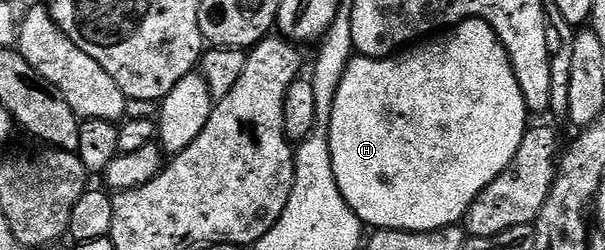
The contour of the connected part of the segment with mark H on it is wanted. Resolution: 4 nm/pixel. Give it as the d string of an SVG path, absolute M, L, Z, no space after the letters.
M468 18L458 26L450 26L438 33L432 40L422 41L404 51L405 62L393 62L392 57L363 58L354 57L347 72L343 76L343 84L339 84L339 92L335 96L335 104L331 112L331 128L329 143L335 168L335 180L339 184L339 192L343 192L343 200L360 216L366 227L378 230L438 230L444 226L456 226L464 219L467 208L511 164L511 160L519 152L519 144L523 144L523 136L531 115L523 100L523 92L519 88L519 80L513 71L509 53L499 36L482 18Z

